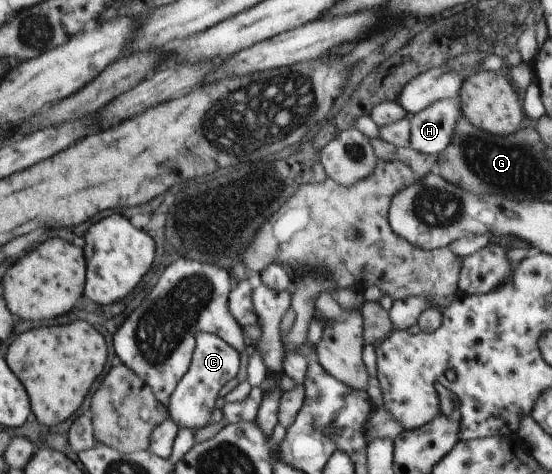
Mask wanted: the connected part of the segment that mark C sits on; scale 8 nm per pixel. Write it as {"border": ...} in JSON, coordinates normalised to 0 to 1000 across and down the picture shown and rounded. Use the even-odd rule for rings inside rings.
{"border":[[[364,700],[355,713],[355,732],[350,741],[350,762],[341,787],[328,800],[321,821],[306,840],[304,880],[322,901],[326,911],[335,905],[362,905],[380,897],[380,871],[388,867],[391,844],[399,842],[395,825],[406,808],[428,795],[431,787],[433,745],[428,745],[413,724],[382,700]]]}

